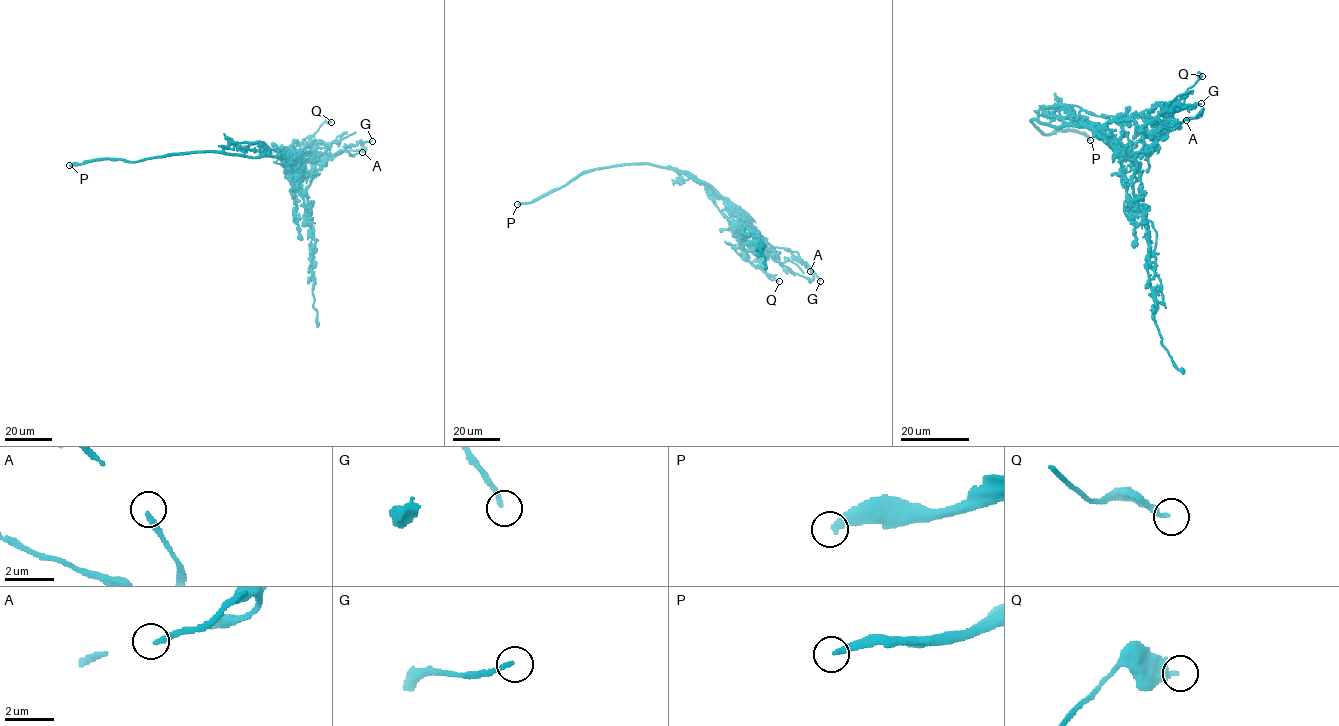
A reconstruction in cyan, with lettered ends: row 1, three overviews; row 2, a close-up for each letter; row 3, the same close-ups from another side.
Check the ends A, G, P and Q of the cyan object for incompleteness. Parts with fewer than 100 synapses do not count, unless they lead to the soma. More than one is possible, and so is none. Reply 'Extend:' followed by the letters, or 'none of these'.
Extend: P

